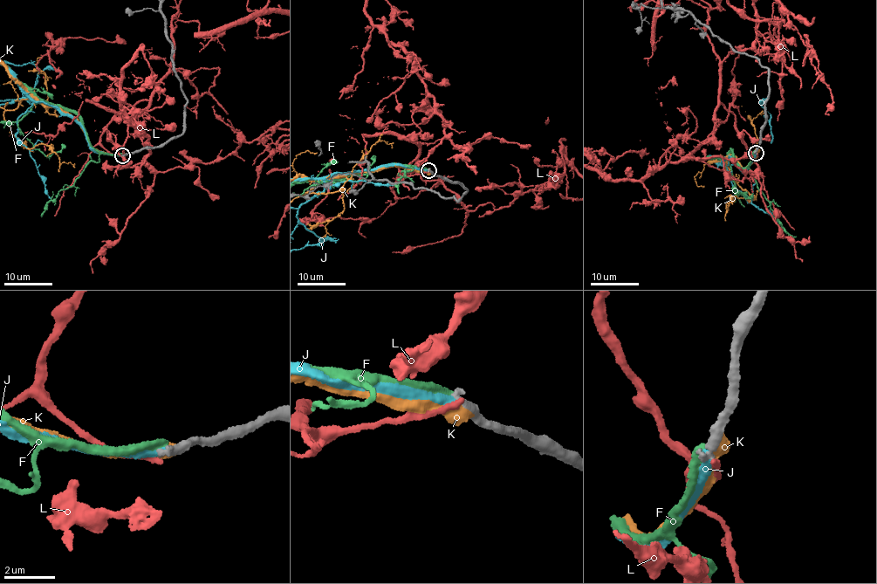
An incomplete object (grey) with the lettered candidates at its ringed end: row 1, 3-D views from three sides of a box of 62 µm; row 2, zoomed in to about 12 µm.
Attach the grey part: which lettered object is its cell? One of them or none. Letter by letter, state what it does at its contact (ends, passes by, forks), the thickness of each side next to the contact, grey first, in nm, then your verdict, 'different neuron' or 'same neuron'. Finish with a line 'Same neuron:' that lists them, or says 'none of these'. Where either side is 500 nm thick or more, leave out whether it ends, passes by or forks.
F: it ends; calibres 300 and 320 nm; different neuron
J: it ends; calibres 300 and 320 nm; same neuron
K: calibres 440 and 550 nm; different neuron
L: it ends; calibres 240 and 260 nm; different neuron
Same neuron: J

